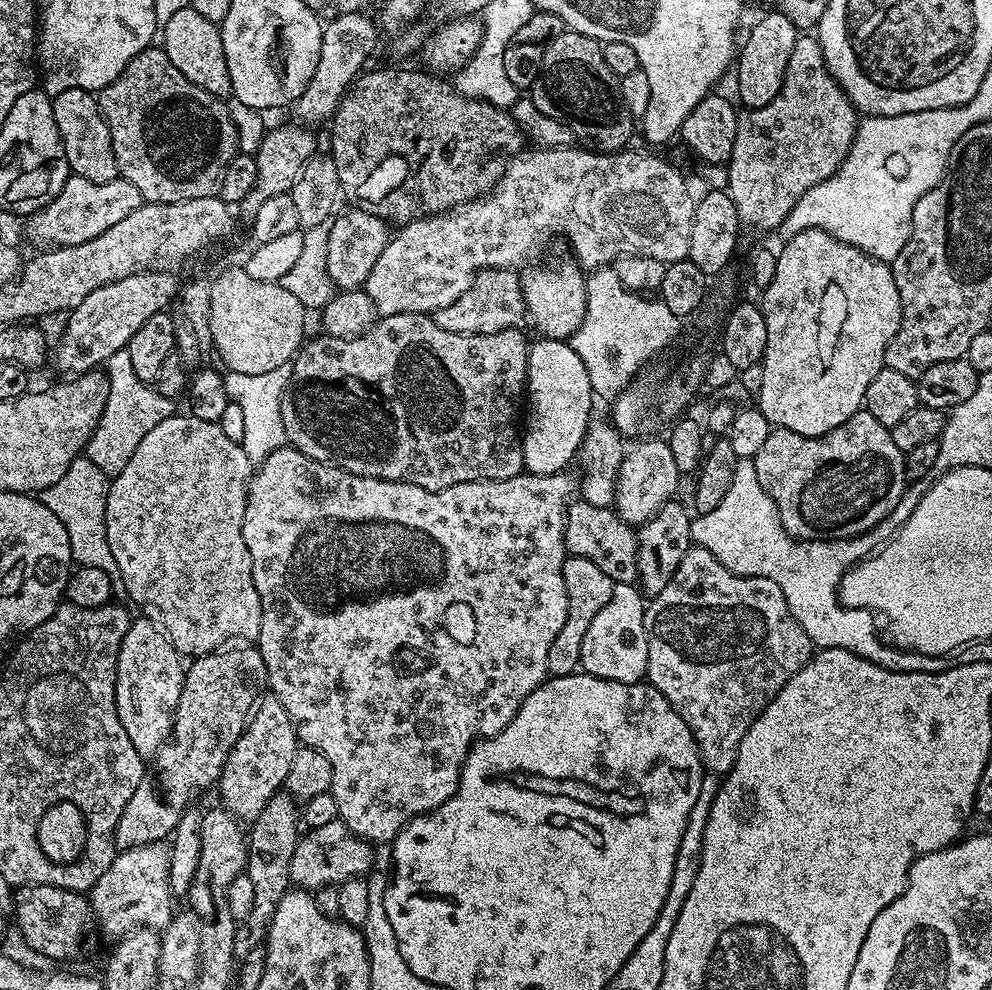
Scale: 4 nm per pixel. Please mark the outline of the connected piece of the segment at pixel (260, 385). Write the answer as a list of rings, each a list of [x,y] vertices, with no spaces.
[[[288,364],[278,366],[278,370],[266,370],[266,374],[223,373],[224,389],[229,401],[242,409],[243,433],[240,445],[246,450],[246,458],[253,466],[264,461],[274,450],[285,447],[286,426],[282,426],[282,398],[291,373]]]

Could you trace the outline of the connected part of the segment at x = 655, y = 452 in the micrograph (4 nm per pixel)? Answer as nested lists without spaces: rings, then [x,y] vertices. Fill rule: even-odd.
[[[644,438],[627,449],[620,473],[616,479],[614,511],[620,519],[633,526],[645,524],[668,500],[677,495],[676,487],[682,480],[678,465],[670,454],[670,446],[664,438]]]

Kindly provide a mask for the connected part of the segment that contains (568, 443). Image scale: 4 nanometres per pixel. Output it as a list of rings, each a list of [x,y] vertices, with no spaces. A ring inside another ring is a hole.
[[[540,338],[528,349],[528,383],[526,385],[526,412],[528,408],[528,425],[522,428],[524,445],[524,466],[531,475],[553,476],[555,472],[565,471],[568,463],[577,459],[580,443],[588,429],[592,416],[594,393],[590,386],[590,374],[582,366],[582,358],[574,354],[571,343],[563,340]]]

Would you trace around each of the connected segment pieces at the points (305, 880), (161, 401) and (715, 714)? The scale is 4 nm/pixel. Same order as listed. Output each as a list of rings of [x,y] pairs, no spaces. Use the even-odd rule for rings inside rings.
[[[339,818],[326,826],[305,831],[296,844],[288,866],[288,879],[297,889],[317,890],[327,884],[339,886],[346,880],[364,878],[373,871],[373,845],[355,836]]]
[[[127,349],[112,354],[104,365],[104,370],[108,377],[107,402],[98,426],[88,440],[84,454],[100,471],[111,478],[130,462],[134,450],[150,430],[154,430],[160,422],[175,415],[176,404],[175,401],[158,394],[153,385],[141,382],[134,371],[134,366],[131,365]]]
[[[699,546],[688,549],[686,558],[682,558],[678,570],[674,570],[674,578],[670,578],[670,582],[666,582],[657,592],[660,593],[653,600],[651,597],[644,609],[644,625],[648,635],[647,683],[659,690],[666,698],[666,702],[670,702],[672,709],[680,715],[682,722],[686,722],[686,726],[690,726],[690,734],[696,739],[700,762],[705,769],[717,774],[727,774],[734,766],[734,758],[738,758],[738,746],[744,735],[750,730],[750,726],[762,714],[762,710],[766,710],[766,706],[776,697],[778,690],[782,690],[782,686],[786,686],[786,682],[790,682],[790,678],[794,674],[798,674],[798,670],[804,668],[804,663],[812,659],[814,655],[812,639],[806,634],[806,630],[802,630],[802,626],[794,618],[790,606],[786,606],[786,594],[782,594],[778,582],[770,582],[770,578],[734,574],[730,570],[726,570],[726,566],[722,566],[722,562],[718,562],[718,558],[714,558],[714,554],[710,554],[708,550]]]

